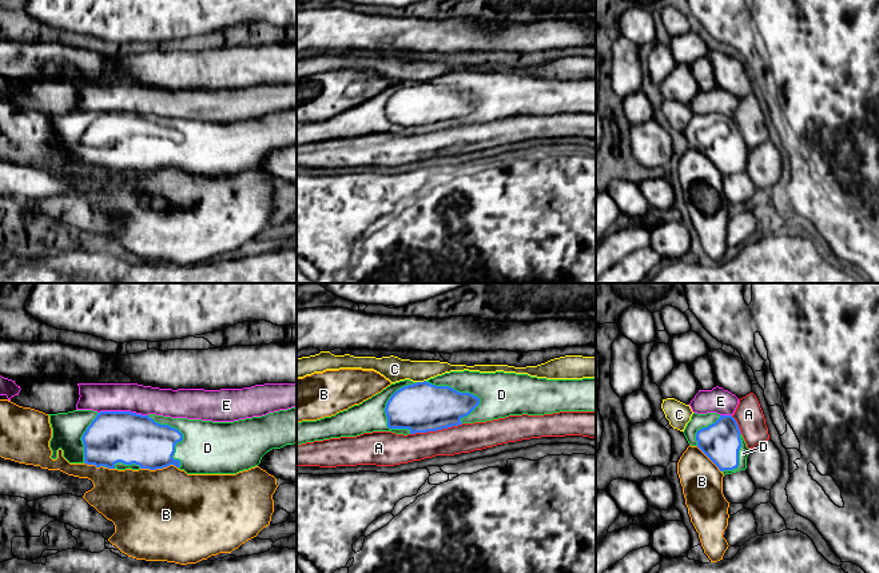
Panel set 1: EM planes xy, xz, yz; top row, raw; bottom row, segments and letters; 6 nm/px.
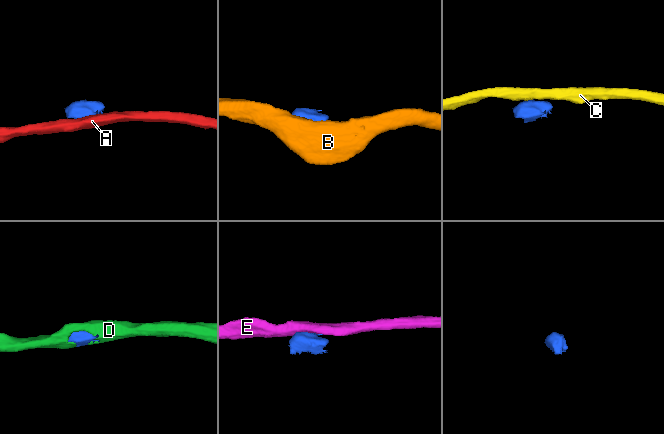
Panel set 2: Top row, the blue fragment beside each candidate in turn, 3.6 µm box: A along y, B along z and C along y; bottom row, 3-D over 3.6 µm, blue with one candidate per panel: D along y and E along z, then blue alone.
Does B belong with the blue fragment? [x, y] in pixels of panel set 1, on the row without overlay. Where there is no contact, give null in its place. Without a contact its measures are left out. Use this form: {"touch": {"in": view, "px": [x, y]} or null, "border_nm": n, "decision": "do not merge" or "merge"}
{"touch": {"in": "xy", "px": [158, 168]}, "border_nm": 220, "decision": "do not merge"}

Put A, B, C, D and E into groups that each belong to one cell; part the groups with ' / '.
A / B / C / D / E

